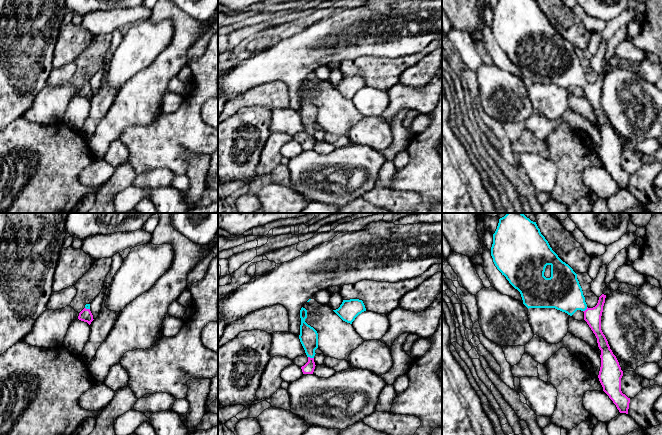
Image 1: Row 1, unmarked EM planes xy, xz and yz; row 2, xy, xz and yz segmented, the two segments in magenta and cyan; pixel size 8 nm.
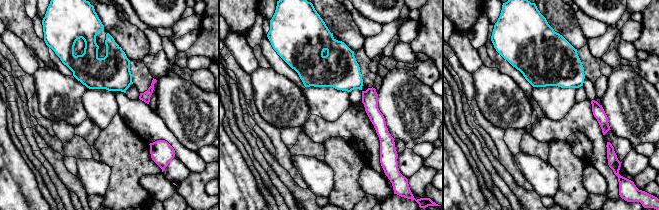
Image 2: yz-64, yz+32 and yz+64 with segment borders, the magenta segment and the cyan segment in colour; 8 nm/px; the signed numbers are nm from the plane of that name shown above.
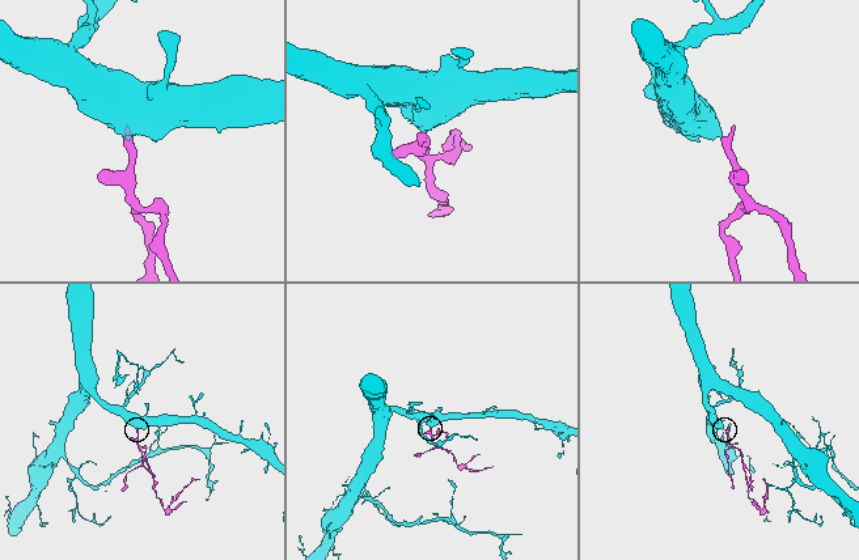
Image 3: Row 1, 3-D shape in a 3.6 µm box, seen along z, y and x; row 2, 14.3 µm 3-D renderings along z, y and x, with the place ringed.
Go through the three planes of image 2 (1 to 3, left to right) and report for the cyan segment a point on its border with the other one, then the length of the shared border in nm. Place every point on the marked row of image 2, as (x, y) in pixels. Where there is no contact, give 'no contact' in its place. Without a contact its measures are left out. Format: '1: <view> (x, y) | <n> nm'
1: no contact
2: no contact
3: no contact

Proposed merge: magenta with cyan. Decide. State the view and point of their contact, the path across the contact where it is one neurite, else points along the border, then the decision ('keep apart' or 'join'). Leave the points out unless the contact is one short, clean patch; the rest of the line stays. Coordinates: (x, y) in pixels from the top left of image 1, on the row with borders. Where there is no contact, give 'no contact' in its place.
meets magenta in xz at (311, 358); runs through xz (308, 368), (311, 358), (308, 336); join

